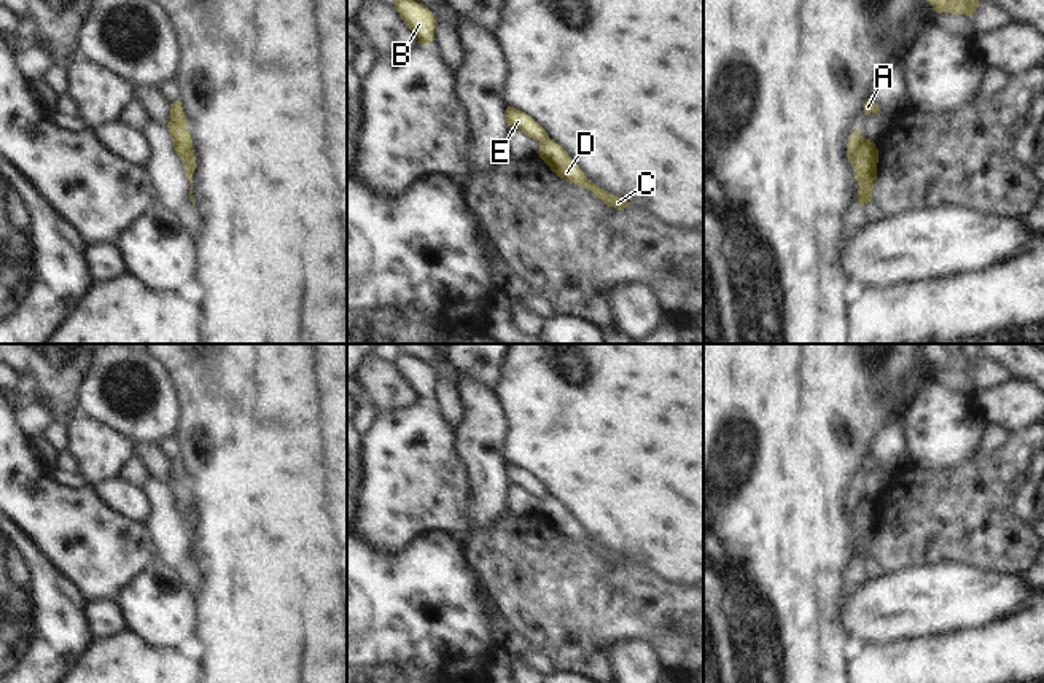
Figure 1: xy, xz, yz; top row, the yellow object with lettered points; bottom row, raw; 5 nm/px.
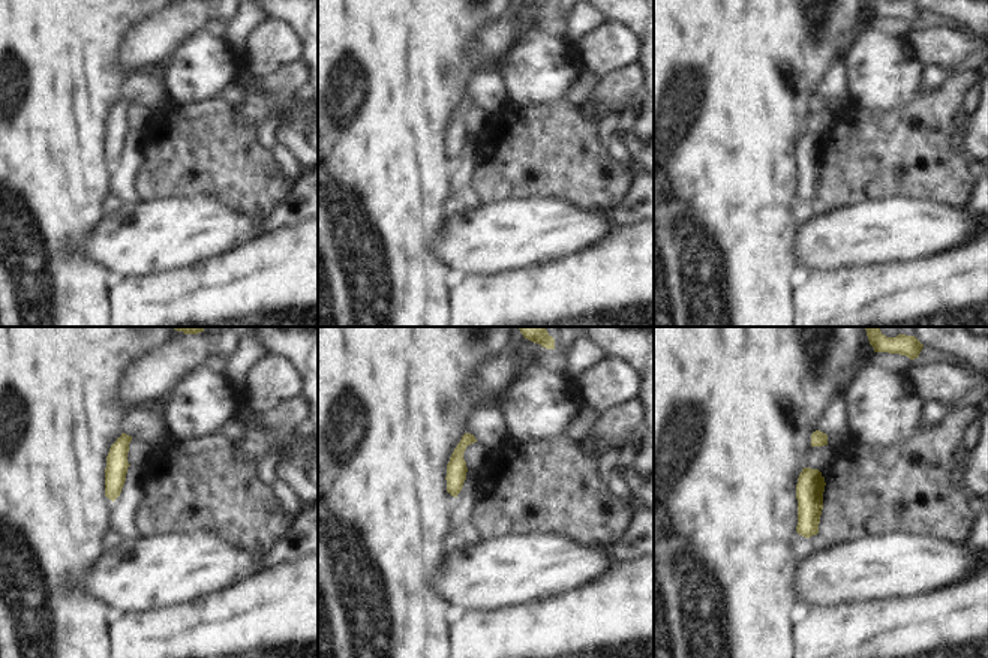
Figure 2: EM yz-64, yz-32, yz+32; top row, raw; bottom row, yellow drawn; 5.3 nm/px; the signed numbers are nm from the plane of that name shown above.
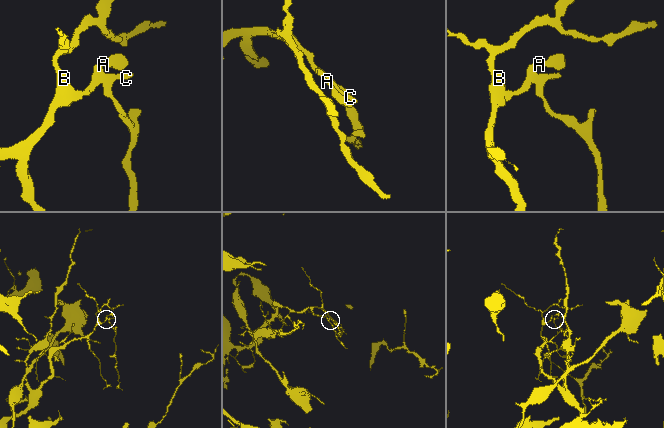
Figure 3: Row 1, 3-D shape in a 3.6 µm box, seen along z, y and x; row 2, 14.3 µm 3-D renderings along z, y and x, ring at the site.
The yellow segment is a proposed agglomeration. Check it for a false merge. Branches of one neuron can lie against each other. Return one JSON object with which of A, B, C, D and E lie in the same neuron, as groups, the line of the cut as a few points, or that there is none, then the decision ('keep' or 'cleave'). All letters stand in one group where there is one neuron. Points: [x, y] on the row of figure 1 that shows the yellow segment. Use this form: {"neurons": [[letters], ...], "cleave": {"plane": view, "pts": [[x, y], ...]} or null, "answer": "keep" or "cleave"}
{"neurons": [["A", "B", "E"], ["C", "D"]], "cleave": {"plane": "yz", "pts": [[863, 139], [852, 163]]}, "answer": "cleave"}

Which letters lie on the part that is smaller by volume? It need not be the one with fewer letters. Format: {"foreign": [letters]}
{"foreign": ["C", "D"]}

